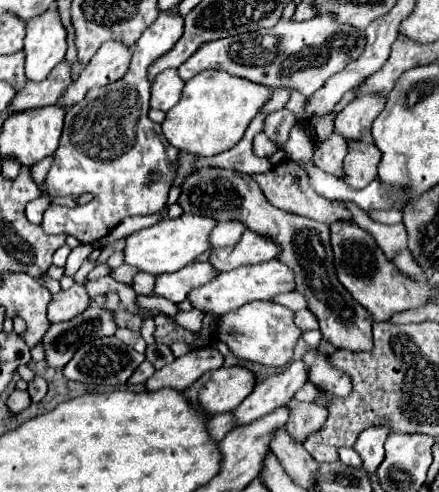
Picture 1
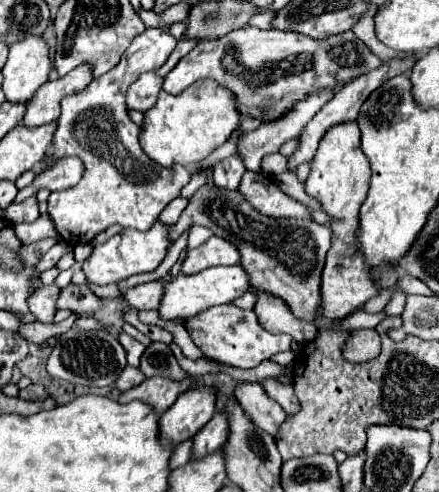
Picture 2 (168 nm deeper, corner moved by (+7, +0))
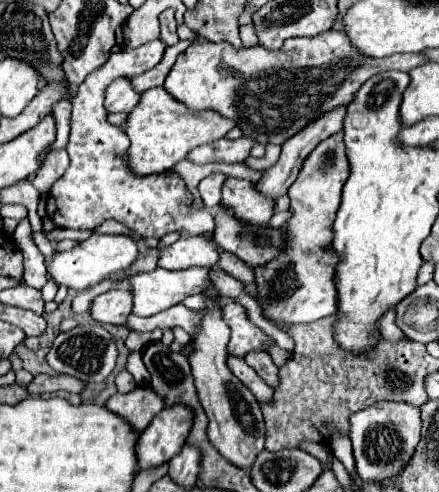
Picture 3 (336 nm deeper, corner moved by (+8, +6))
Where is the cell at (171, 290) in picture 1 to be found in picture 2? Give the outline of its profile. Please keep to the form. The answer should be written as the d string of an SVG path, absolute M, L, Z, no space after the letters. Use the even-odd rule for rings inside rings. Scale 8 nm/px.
M153 281L153 283L145 283L145 285L135 285L135 287L123 291L123 299L137 311L155 309L157 299L161 299L161 285L165 285L165 281Z

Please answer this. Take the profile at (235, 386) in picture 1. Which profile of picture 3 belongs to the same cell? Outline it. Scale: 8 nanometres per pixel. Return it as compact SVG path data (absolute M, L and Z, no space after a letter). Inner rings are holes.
M186 405L162 409L138 439L138 469L156 467L178 455L192 429L192 417L194 413Z

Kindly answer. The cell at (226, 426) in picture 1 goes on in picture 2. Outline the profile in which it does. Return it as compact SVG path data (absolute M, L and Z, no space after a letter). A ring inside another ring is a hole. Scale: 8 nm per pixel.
M191 439L189 443L185 445L177 445L169 457L169 469L177 469L181 465L185 465L189 461L189 455L191 455Z

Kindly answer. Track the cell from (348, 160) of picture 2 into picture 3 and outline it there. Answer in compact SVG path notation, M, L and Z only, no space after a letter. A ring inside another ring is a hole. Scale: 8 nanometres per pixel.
M336 133L328 139L324 139L304 161L304 167L300 171L300 177L294 181L294 185L288 189L290 195L290 209L294 211L294 217L286 223L288 231L288 243L282 257L274 259L272 263L264 267L256 267L256 283L258 283L258 303L264 311L264 317L280 323L310 323L318 321L322 317L336 313L336 265L340 255L332 249L332 225L340 207L342 187L348 179L348 155L344 149L344 133Z

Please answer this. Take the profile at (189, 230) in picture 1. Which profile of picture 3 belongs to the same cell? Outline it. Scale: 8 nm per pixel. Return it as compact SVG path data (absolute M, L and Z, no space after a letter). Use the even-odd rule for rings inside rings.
M92 233L90 239L78 243L70 251L54 253L52 259L48 259L48 273L58 285L66 285L76 291L86 291L100 283L102 279L110 275L118 275L124 269L128 269L136 259L140 257L138 241L132 235L98 235Z

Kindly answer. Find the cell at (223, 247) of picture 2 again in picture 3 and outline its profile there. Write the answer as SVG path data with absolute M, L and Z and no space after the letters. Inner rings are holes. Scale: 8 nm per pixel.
M198 235L178 239L170 247L160 249L158 265L164 269L188 269L188 267L214 267L220 261L218 245L212 237Z

